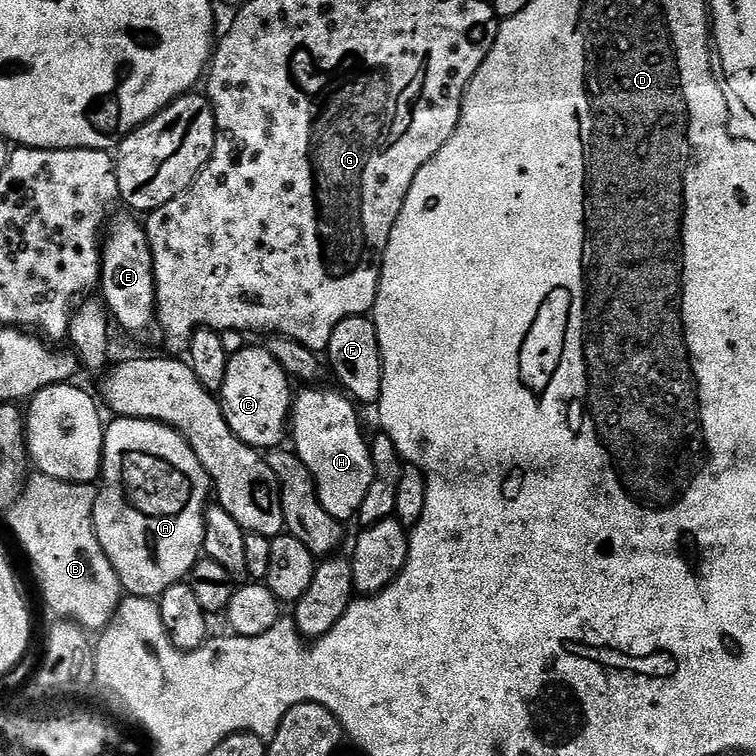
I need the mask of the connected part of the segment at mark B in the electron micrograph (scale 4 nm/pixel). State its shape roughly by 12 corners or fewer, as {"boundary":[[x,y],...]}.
{"boundary":[[27,477],[7,509],[45,606],[92,634],[122,599],[97,489]]}

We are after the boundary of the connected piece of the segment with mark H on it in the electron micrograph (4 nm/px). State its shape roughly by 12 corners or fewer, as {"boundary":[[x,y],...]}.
{"boundary":[[295,393],[290,448],[326,514],[359,517],[373,478],[357,405]]}

